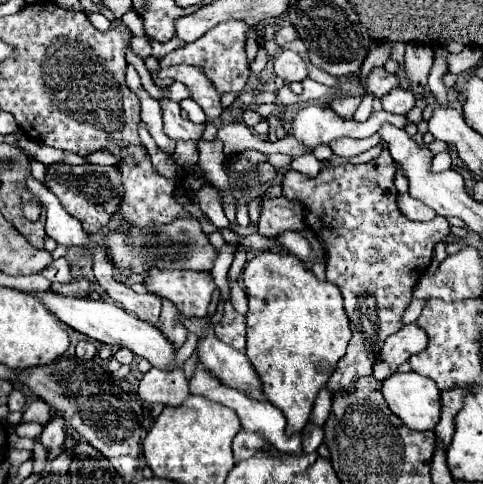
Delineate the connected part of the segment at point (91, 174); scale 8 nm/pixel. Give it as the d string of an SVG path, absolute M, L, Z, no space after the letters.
M50 164L46 166L44 184L58 196L60 204L84 224L84 230L88 234L94 234L104 228L120 204L120 174L114 166Z

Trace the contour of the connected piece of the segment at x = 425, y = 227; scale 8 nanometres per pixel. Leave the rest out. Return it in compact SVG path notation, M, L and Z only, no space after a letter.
M384 150L378 158L364 164L322 164L320 174L316 178L310 178L296 170L288 170L282 174L282 192L290 202L298 202L304 208L306 228L320 238L326 252L326 278L340 288L344 296L344 310L350 318L352 340L348 342L346 354L338 360L336 370L328 380L328 388L332 388L332 392L352 390L354 382L360 376L372 374L372 364L376 362L378 350L382 348L384 340L392 332L402 328L402 314L406 306L412 302L414 284L422 278L426 266L432 260L434 244L450 232L450 224L442 216L436 216L434 224L412 222L398 210L394 174L396 162L392 160L388 150Z

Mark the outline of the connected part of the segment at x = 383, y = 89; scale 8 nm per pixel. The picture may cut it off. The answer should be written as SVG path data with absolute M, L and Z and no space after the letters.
M374 68L368 76L368 92L372 92L374 96L386 96L398 86L400 82L396 74L388 74L384 68Z

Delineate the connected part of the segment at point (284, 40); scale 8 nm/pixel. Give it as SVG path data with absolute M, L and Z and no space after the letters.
M284 24L282 28L278 28L274 40L278 42L278 46L286 46L286 44L298 40L298 32L296 32L296 28L292 24Z

